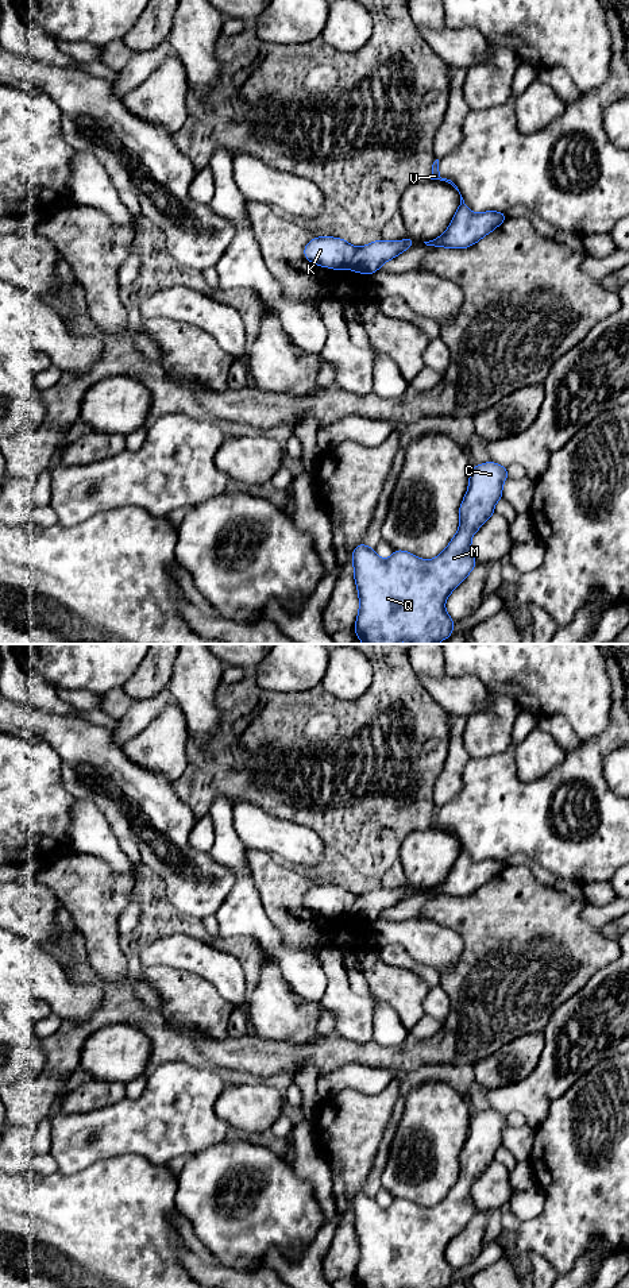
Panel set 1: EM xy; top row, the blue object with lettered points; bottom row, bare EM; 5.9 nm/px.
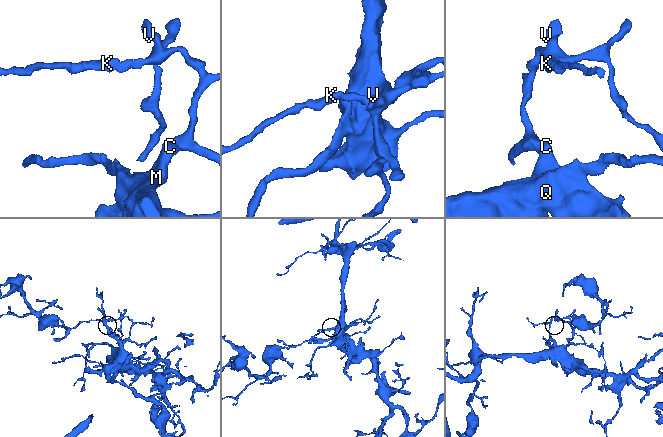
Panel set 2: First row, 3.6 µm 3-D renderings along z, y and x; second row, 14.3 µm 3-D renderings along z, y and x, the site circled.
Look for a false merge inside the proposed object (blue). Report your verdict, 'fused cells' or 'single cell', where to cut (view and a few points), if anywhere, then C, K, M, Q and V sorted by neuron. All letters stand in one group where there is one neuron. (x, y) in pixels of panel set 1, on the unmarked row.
fused cells | xy (357, 897), (344, 914) | C M Q V / K

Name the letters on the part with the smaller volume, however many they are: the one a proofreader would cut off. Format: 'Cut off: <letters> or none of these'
Cut off: K

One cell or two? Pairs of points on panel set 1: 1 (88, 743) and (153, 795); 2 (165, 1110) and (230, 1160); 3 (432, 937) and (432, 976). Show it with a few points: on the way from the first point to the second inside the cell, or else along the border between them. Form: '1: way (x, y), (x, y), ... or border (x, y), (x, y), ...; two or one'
1: way (104, 759), (137, 787); one
2: border (226, 1140), (201, 1149), (189, 1157); two
3: border (405, 949), (439, 974); two

